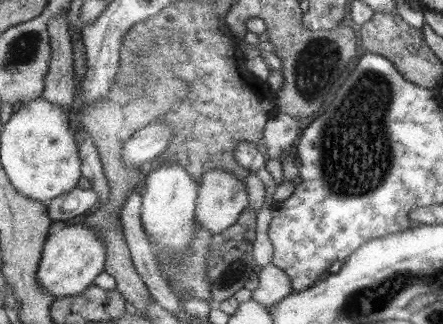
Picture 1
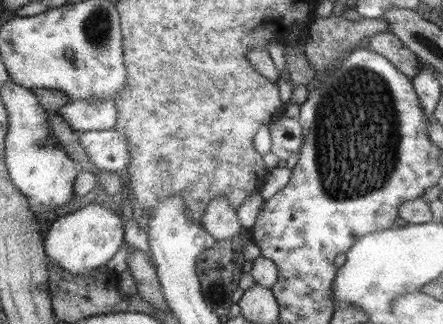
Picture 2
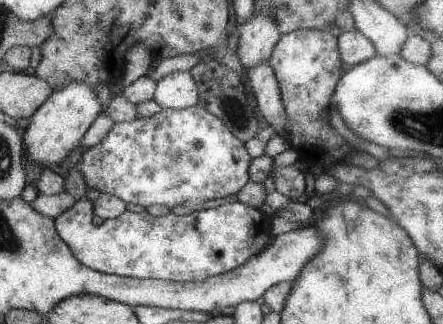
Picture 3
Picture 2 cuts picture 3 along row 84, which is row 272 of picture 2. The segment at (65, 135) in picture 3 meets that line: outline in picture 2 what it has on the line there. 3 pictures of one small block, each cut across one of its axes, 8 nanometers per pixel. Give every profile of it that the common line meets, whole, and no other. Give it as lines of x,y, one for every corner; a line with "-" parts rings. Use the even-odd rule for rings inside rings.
89,204
73,214
55,218
45,234
43,250
53,264
73,276
79,276
91,270
101,270
107,260
113,258
113,254
125,244
123,234
125,230
121,224
121,214
117,210
107,210
103,206

